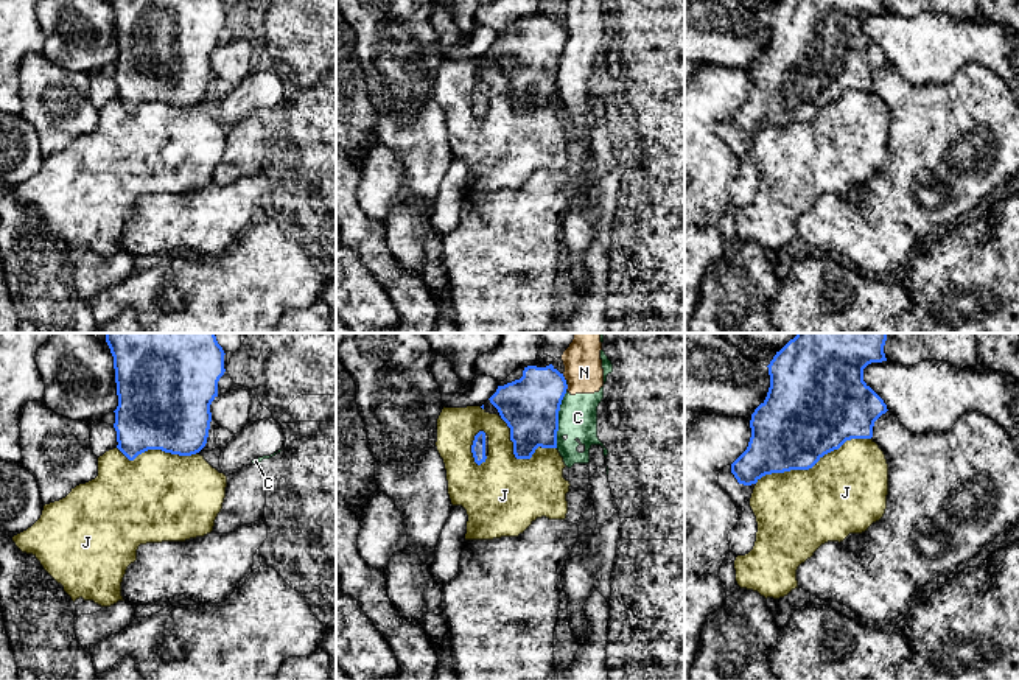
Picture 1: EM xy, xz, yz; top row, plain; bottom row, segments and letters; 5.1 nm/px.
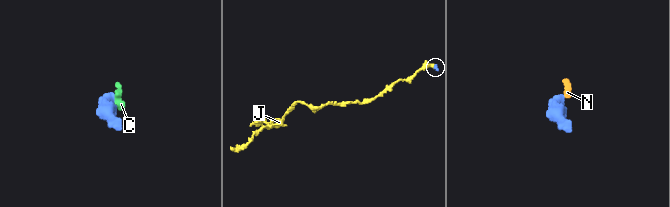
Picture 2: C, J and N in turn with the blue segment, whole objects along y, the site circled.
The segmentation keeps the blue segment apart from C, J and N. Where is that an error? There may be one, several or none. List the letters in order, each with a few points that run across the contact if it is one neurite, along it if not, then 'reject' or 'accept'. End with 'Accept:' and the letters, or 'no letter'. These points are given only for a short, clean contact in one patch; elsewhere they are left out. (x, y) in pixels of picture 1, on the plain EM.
C: line xz (567, 42), (559, 63), (556, 98); reject
J: reject
N: line xz (562, 25), (567, 31); reject
Accept: no letter

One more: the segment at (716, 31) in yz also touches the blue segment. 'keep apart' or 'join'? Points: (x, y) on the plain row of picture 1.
keep apart

